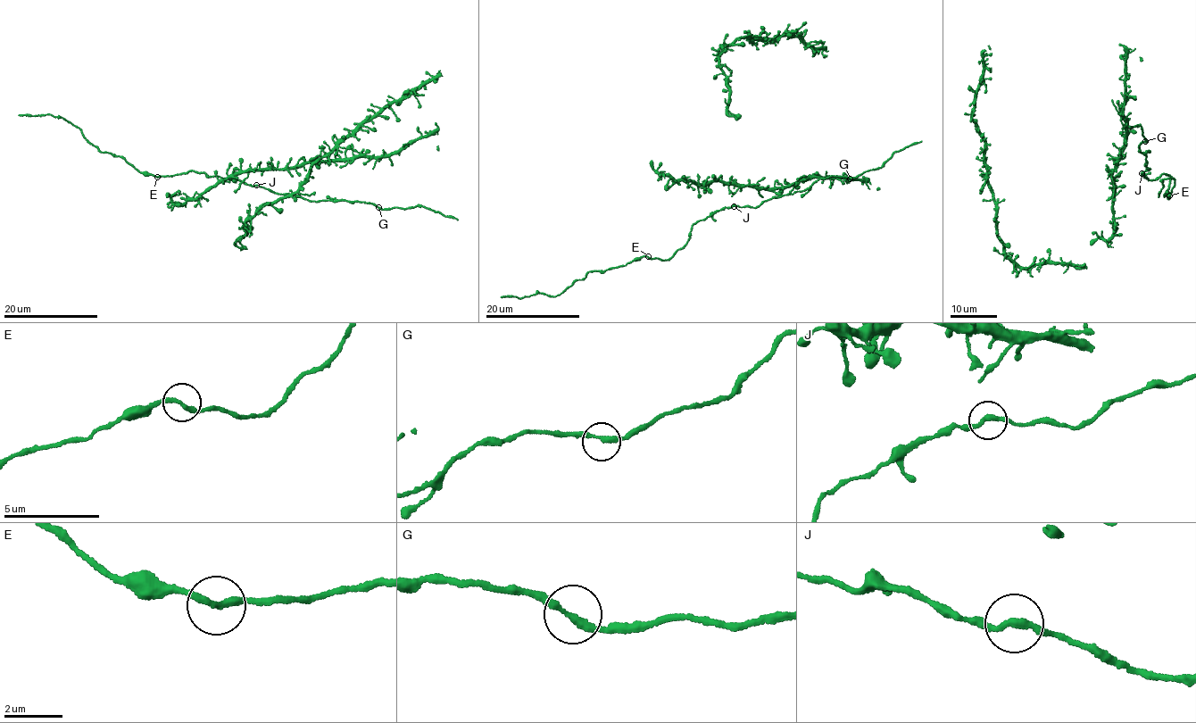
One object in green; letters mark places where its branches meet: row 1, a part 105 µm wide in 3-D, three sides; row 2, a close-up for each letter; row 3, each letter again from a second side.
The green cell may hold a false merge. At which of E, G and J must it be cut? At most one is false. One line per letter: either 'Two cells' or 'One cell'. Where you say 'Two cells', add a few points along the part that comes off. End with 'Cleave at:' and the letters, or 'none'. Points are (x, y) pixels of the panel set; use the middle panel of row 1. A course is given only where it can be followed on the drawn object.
E: One cell
G: One cell
J: One cell
Cleave at: none

